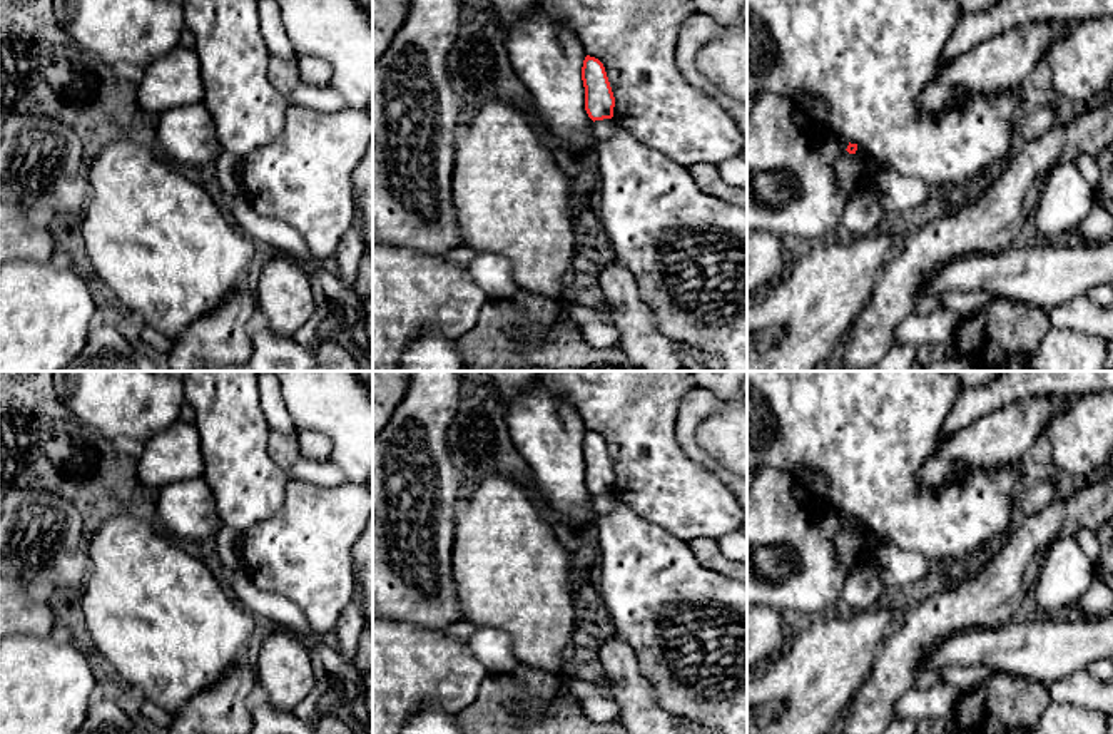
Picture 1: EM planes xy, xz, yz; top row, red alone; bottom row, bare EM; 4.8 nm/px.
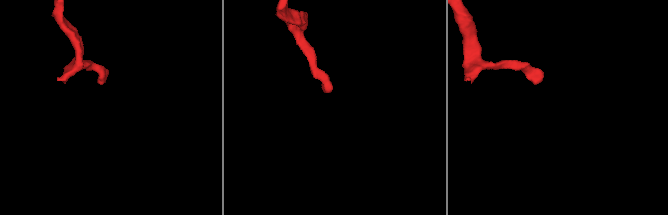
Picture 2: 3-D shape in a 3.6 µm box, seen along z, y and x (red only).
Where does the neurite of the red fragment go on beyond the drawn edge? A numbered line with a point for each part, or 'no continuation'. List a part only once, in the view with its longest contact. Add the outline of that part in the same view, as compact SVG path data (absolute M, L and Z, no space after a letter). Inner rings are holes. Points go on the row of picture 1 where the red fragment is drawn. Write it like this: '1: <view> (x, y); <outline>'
no continuation

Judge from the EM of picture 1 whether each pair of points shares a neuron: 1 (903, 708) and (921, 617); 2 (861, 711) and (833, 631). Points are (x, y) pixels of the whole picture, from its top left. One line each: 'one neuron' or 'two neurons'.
1: two neurons
2: two neurons

